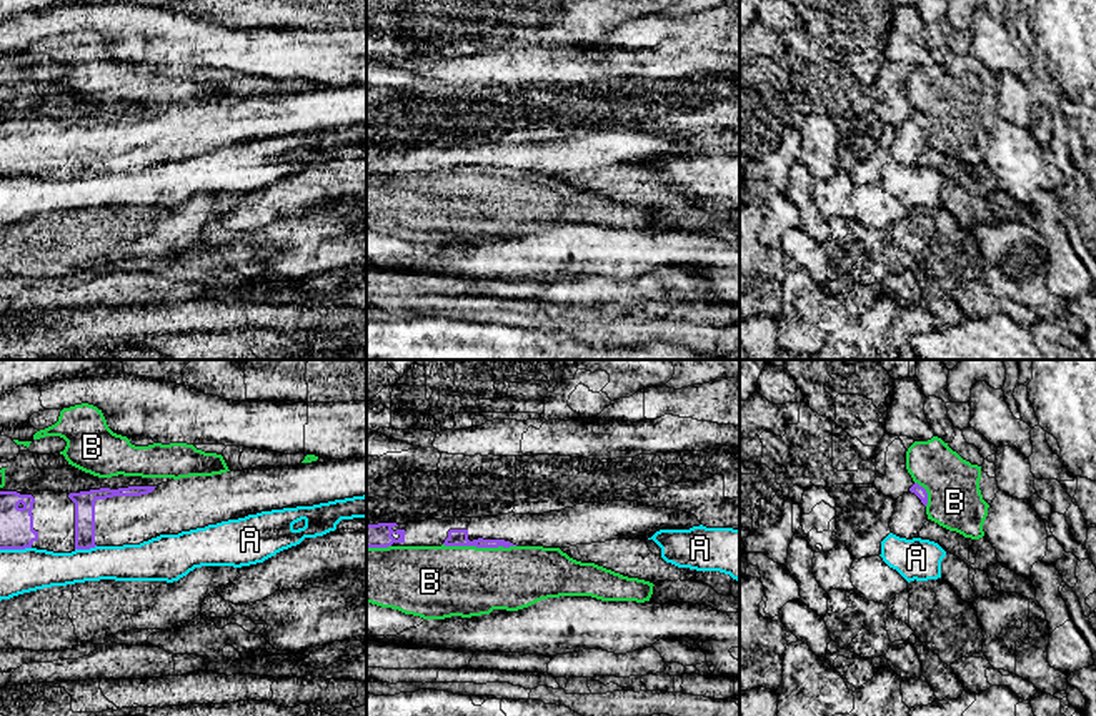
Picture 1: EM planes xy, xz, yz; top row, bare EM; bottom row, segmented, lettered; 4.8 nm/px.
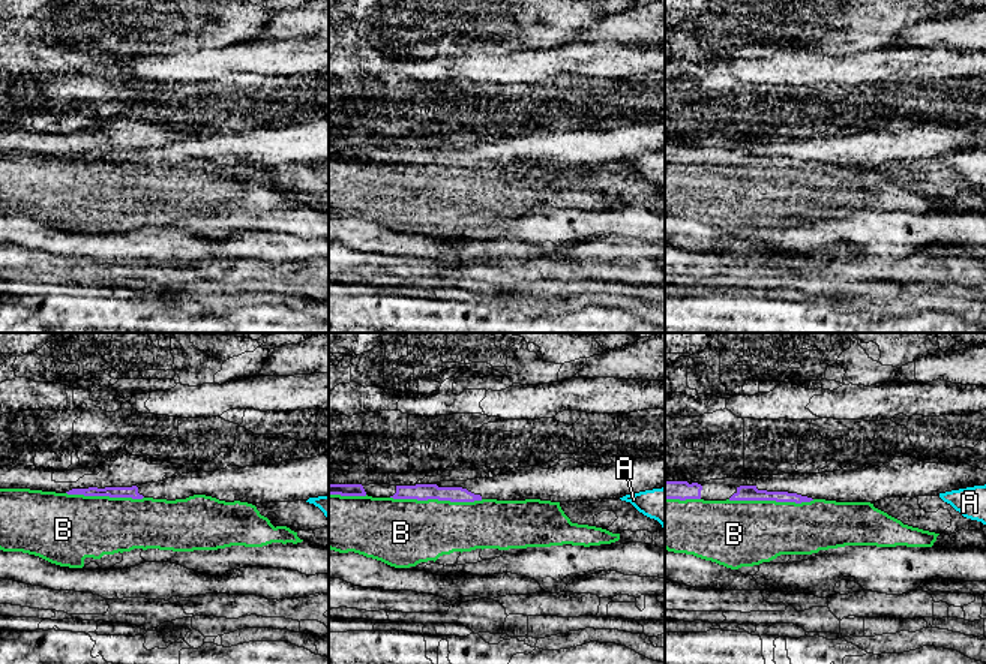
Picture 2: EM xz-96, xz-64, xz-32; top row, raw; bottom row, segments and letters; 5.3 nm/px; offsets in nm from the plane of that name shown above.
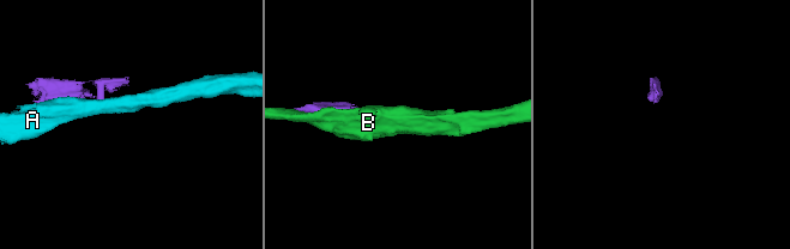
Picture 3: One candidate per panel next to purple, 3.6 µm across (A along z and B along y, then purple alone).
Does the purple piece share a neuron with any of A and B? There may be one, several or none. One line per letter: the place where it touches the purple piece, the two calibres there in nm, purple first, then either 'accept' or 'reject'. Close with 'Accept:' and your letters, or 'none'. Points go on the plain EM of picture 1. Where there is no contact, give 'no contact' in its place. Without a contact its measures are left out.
A: contact xy (85, 175); calibres 100 and 190 nm; reject
B: contact xz (480, 174); calibres 80 and 340 nm; reject
Accept: none

